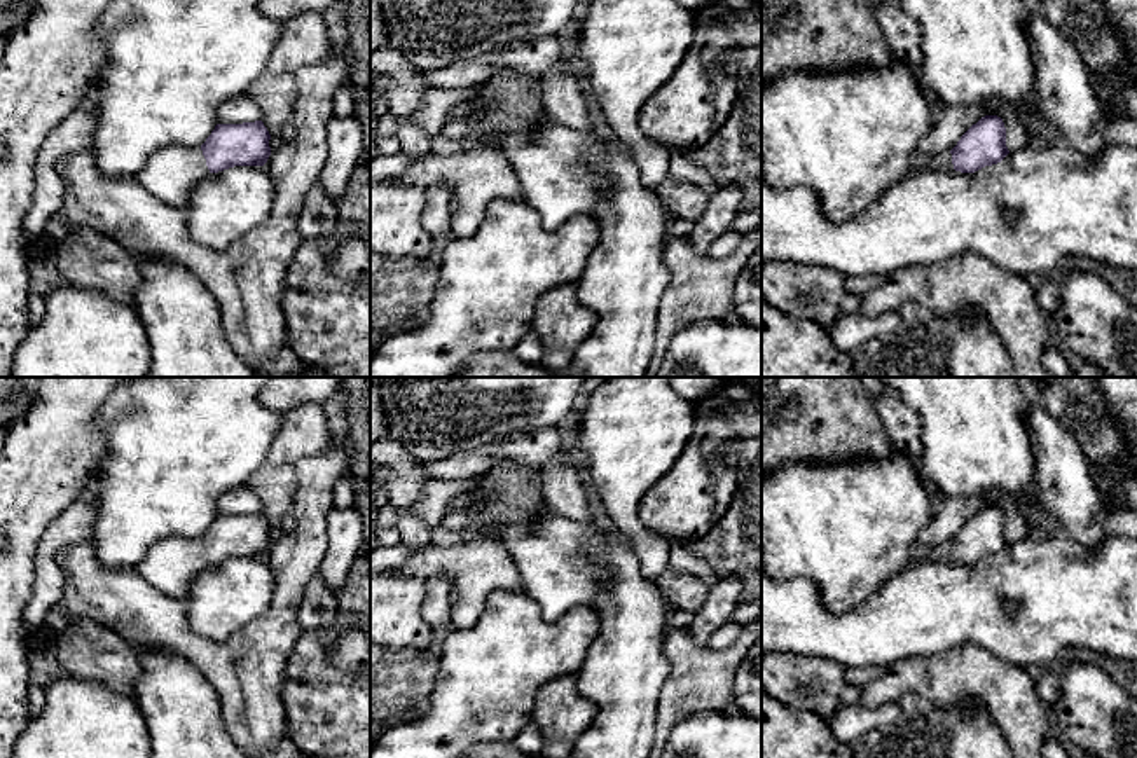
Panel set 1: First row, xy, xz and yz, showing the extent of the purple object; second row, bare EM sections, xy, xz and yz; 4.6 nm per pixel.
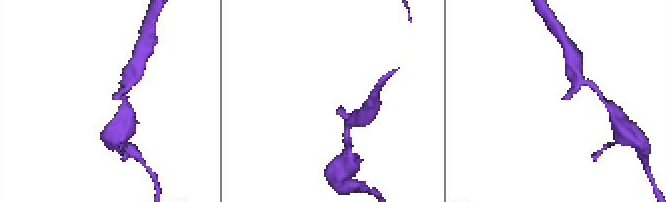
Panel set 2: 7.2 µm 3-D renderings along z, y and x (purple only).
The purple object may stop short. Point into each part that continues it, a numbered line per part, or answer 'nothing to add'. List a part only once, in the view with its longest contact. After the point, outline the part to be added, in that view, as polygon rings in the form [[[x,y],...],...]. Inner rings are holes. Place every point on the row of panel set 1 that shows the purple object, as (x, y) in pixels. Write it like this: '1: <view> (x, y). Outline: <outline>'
1: xy (170, 173). Outline: [[[169,145],[155,150],[134,176],[173,208],[185,208],[196,183],[210,175],[201,147]]]

